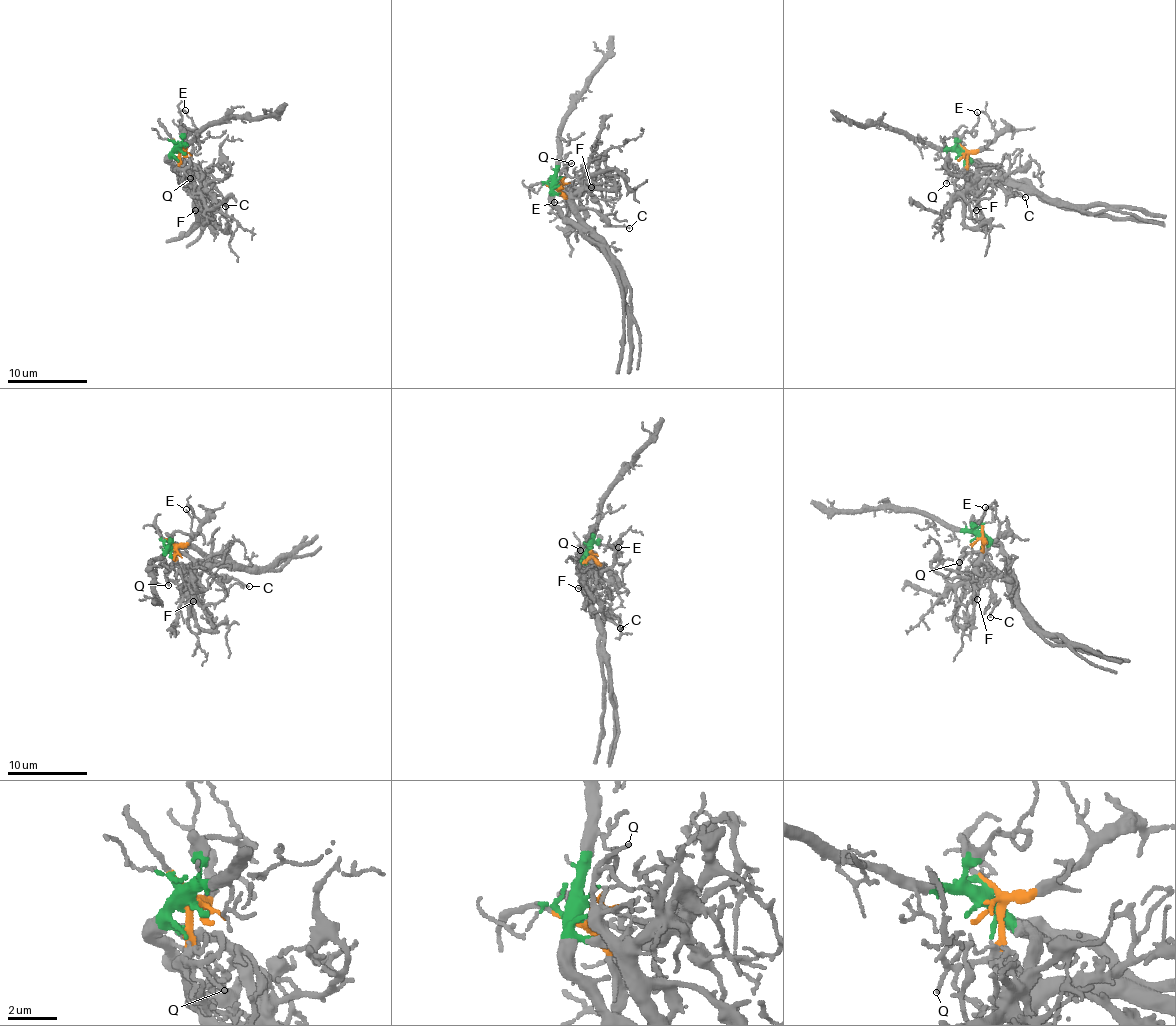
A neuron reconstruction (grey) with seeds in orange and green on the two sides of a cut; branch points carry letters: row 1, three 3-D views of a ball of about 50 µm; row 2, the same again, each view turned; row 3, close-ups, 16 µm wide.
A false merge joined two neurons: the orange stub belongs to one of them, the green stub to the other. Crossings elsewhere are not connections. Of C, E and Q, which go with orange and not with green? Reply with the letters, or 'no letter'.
C, Q

